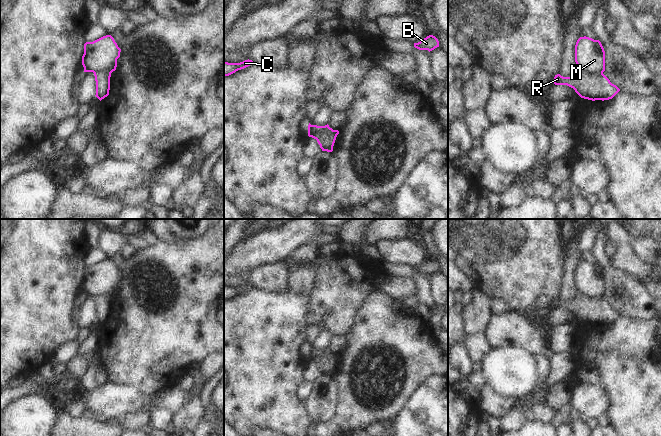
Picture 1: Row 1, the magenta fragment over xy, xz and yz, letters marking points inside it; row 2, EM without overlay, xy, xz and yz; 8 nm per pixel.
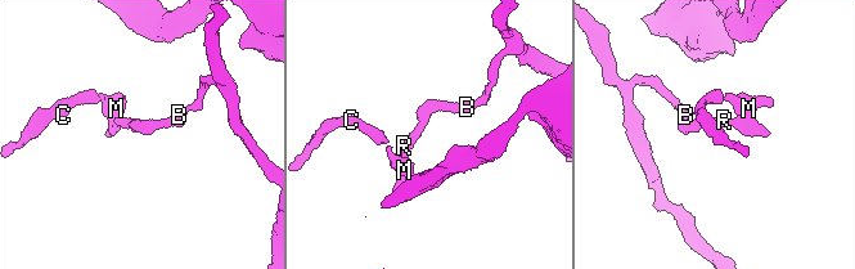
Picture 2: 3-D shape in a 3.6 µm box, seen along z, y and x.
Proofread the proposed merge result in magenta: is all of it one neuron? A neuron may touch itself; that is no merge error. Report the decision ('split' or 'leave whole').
split

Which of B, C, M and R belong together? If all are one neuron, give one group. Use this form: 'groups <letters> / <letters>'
groups B R / C M

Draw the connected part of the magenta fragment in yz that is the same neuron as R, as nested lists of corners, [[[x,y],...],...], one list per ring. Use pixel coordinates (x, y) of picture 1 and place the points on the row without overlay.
[[[580,293],[573,301],[555,299],[554,308],[567,309],[573,312],[581,322],[592,325],[612,323],[620,315],[603,297],[588,298]]]

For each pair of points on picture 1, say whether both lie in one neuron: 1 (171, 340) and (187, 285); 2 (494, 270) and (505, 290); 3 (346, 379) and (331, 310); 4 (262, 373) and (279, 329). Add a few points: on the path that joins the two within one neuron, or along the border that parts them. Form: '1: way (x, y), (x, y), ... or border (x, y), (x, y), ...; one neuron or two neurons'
1: way (171, 326), (171, 309), (177, 299); one neuron
2: way (499, 275), (505, 281), (505, 285); one neuron
3: border (358, 313), (354, 319), (354, 324), (345, 335); two neurons
4: way (262, 362), (262, 346), (268, 340); one neuron

